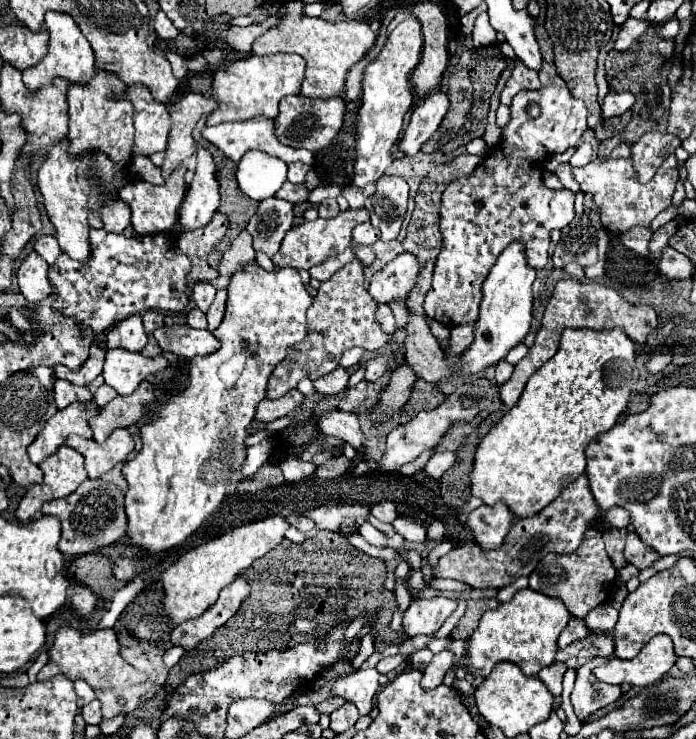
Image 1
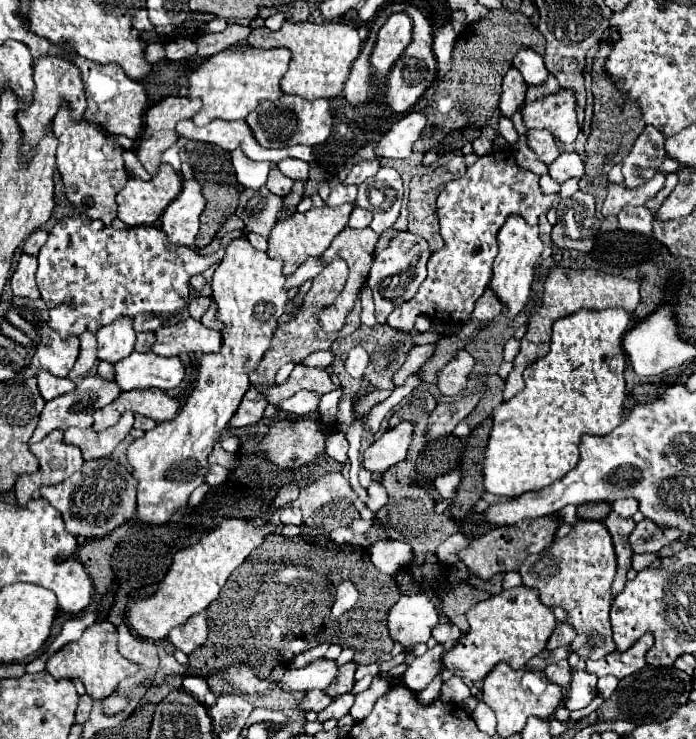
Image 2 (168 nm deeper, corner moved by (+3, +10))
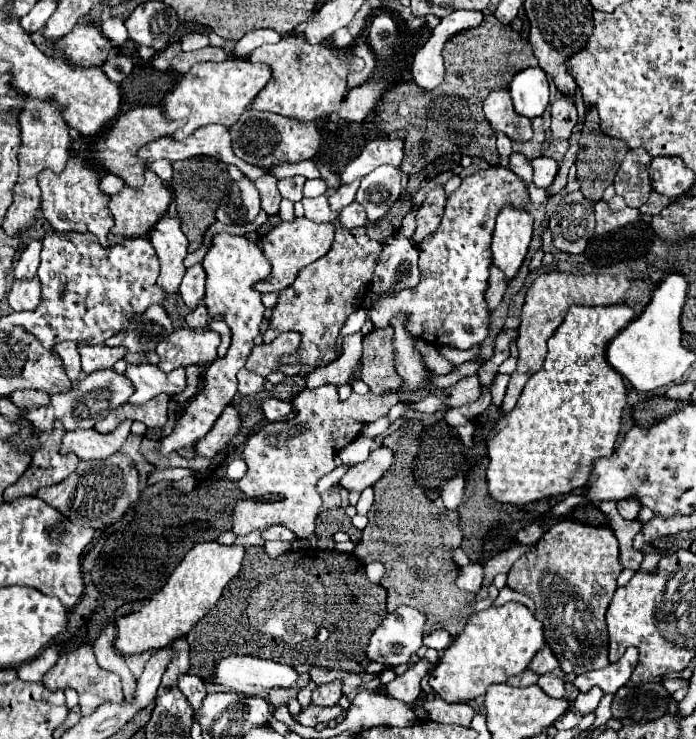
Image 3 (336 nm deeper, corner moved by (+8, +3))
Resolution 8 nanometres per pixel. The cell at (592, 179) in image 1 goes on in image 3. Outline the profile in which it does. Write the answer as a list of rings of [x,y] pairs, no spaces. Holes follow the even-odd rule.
[[[537,157],[531,161],[533,163],[533,183],[537,187],[543,187],[547,189],[555,177],[557,177],[557,171],[559,171],[559,163],[555,159],[549,159],[549,157]]]

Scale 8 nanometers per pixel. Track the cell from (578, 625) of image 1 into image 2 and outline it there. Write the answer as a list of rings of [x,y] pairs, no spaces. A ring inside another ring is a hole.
[[[558,624],[556,630],[552,632],[548,644],[546,644],[546,650],[554,650],[554,648],[560,648],[560,646],[570,646],[570,642],[576,638],[576,632],[574,628],[570,628],[570,624]]]

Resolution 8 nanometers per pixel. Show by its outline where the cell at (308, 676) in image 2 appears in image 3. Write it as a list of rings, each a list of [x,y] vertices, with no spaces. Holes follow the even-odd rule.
[[[229,657],[215,667],[213,683],[245,695],[267,695],[271,689],[289,689],[299,673],[283,663],[257,657]]]

